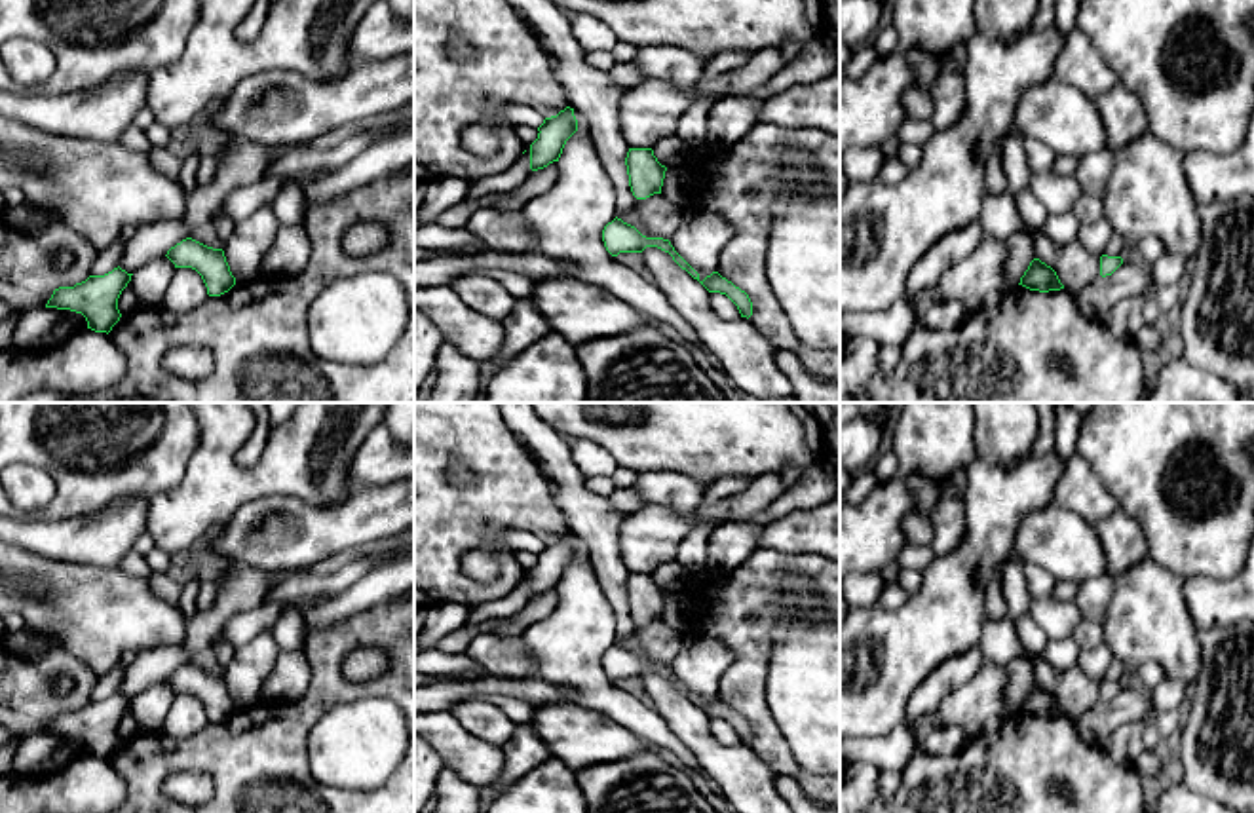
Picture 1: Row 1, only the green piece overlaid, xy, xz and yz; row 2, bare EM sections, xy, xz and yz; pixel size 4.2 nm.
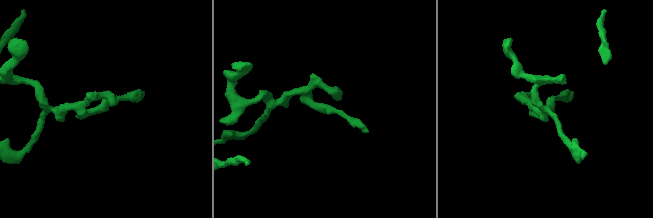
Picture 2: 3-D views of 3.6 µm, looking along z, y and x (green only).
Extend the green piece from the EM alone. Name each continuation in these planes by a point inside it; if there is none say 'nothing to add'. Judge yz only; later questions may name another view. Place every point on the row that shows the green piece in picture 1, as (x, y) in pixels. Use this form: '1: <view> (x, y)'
nothing to add

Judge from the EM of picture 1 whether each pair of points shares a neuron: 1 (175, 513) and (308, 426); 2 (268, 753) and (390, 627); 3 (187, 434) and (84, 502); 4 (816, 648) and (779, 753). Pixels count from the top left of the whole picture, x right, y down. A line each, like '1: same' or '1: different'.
1: same
2: same
3: same
4: different

